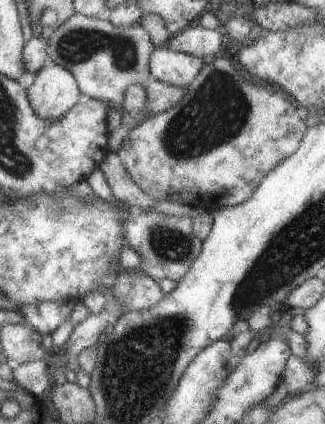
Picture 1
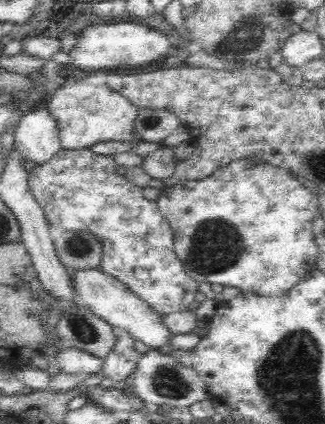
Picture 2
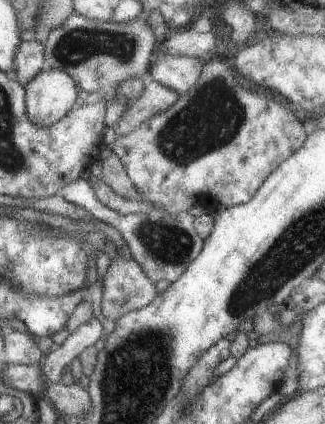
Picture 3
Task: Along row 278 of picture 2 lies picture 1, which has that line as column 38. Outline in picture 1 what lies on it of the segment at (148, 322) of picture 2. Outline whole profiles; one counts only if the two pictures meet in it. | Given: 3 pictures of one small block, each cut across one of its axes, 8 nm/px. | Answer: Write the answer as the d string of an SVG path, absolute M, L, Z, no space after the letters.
M43 64L25 92L35 116L51 122L65 116L81 100L73 74L57 64Z

